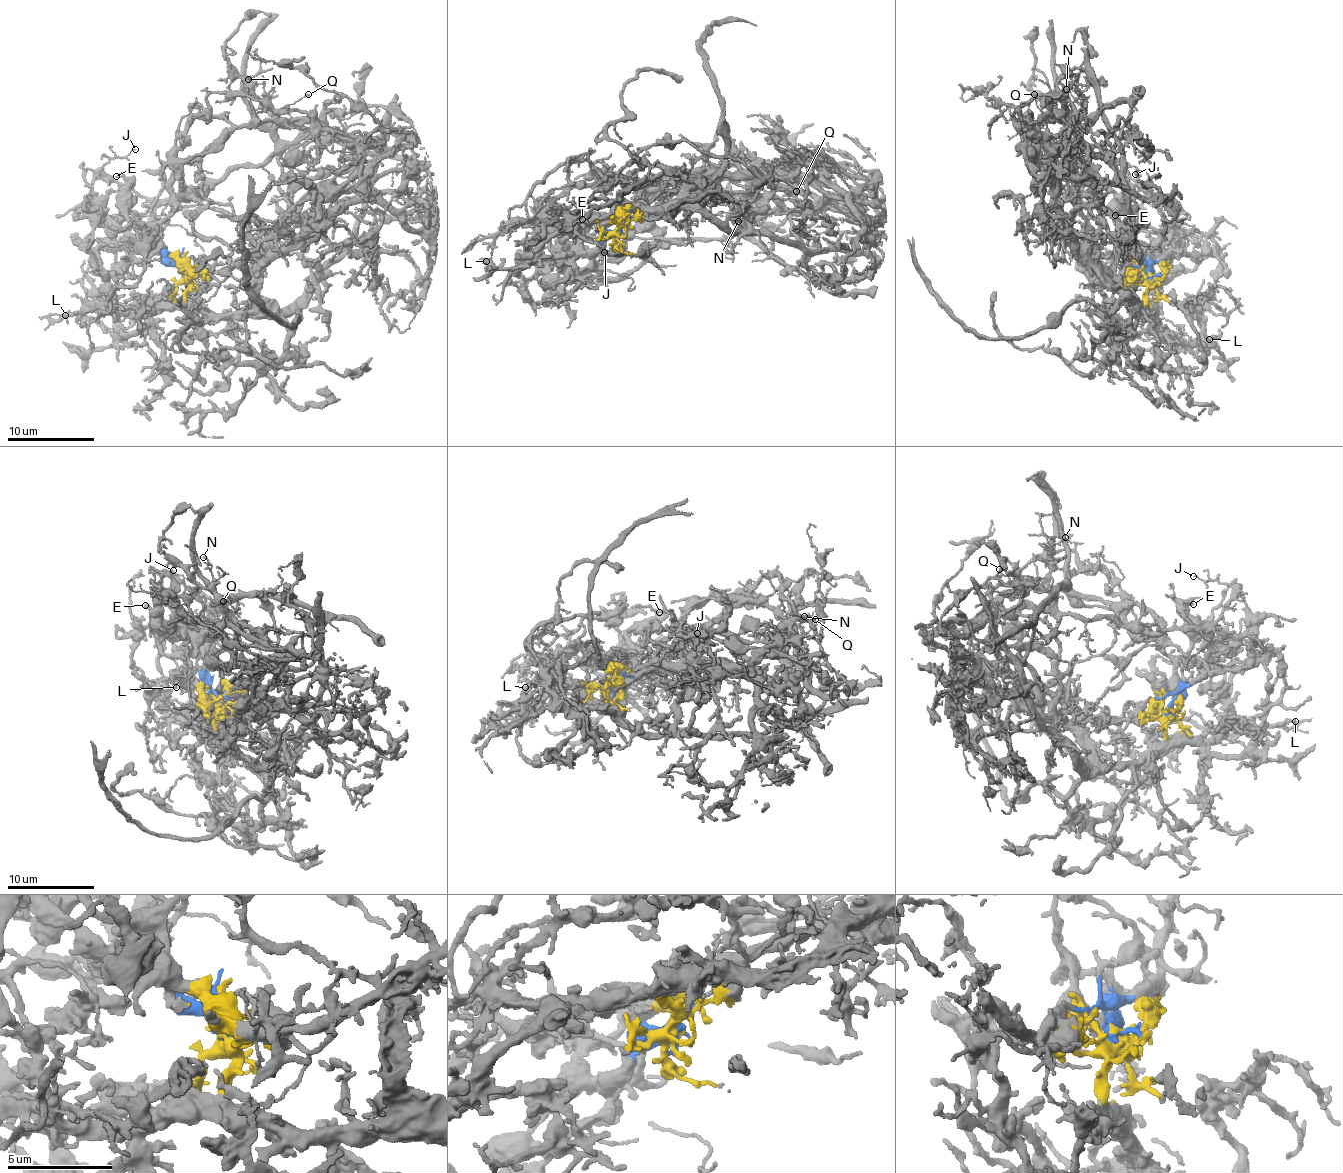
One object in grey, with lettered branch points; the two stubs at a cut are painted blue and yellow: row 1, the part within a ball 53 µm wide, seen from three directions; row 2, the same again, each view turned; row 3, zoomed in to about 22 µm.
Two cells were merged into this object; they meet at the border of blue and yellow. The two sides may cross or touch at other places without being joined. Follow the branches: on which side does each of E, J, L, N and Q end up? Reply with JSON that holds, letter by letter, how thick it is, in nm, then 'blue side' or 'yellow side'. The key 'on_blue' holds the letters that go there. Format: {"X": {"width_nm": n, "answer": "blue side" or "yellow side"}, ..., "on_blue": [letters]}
{"E": {"width_nm": 300, "answer": "yellow side"}, "J": {"width_nm": 110, "answer": "blue side"}, "L": {"width_nm": 140, "answer": "yellow side"}, "N": {"width_nm": 150, "answer": "blue side"}, "Q": {"width_nm": 130, "answer": "blue side"}, "on_blue": ["J", "N", "Q"]}

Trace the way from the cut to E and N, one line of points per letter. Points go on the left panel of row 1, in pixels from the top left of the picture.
E: (185, 274), (187, 271), (158, 235), (133, 223), (128, 216), (127, 182), (115, 177)
N: (185, 274), (153, 242), (151, 214), (212, 189), (241, 166), (264, 164), (275, 151), (264, 85), (247, 80)

